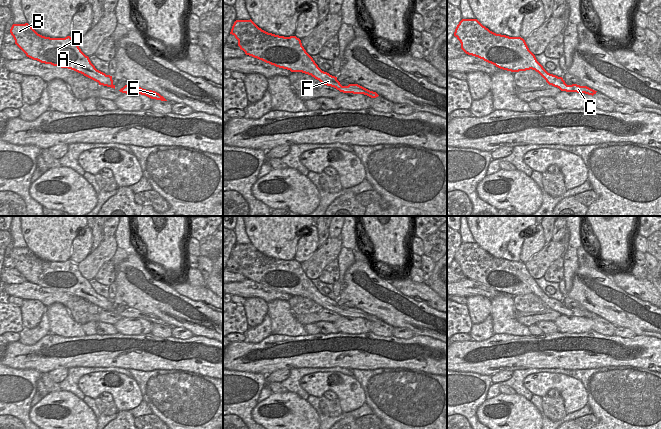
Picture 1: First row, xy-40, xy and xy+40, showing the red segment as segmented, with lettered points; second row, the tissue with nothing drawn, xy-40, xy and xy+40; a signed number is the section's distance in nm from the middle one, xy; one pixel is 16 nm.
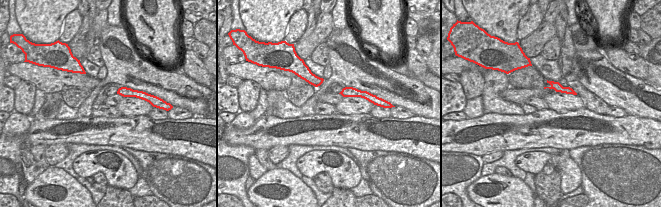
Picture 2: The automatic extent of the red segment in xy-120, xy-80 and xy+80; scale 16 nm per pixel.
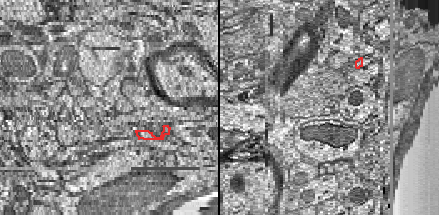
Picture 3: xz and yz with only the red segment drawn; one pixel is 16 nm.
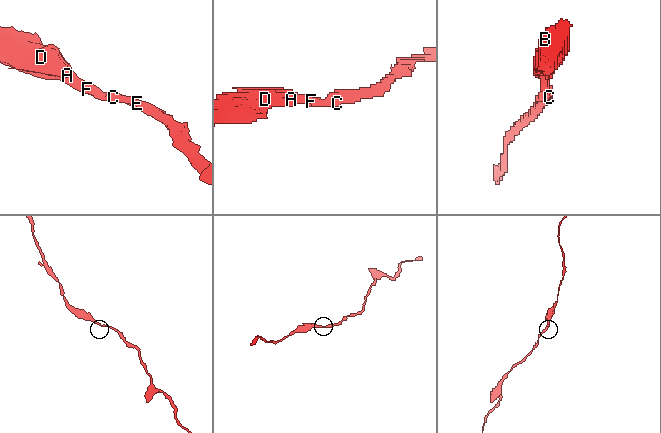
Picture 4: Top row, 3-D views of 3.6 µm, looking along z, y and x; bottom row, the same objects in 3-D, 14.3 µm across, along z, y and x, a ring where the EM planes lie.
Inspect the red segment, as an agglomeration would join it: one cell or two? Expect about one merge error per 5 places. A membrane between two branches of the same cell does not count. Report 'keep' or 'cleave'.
keep

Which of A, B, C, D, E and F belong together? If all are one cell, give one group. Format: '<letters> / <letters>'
A B C D E F

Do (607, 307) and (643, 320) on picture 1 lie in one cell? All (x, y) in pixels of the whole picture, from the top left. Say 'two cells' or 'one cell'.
one cell

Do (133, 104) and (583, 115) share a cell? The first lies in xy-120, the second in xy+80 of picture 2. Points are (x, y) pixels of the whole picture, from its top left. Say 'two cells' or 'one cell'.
two cells

